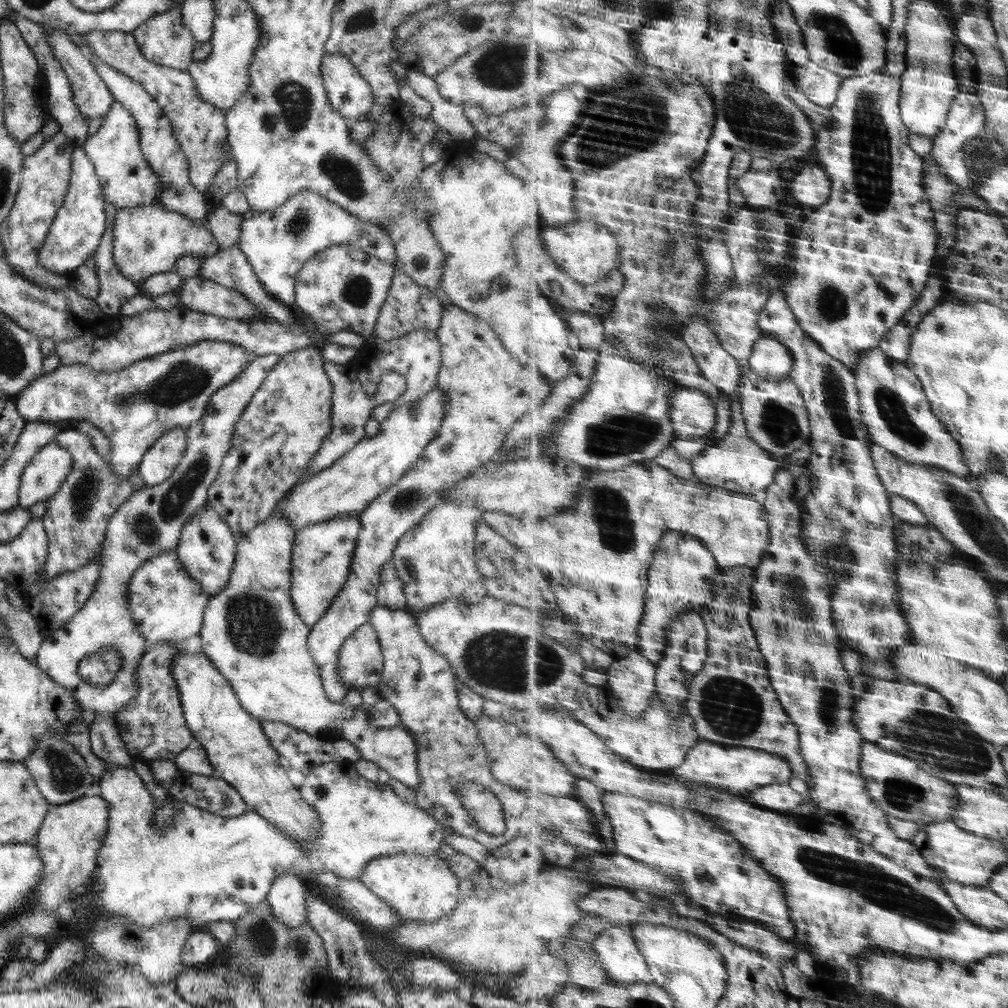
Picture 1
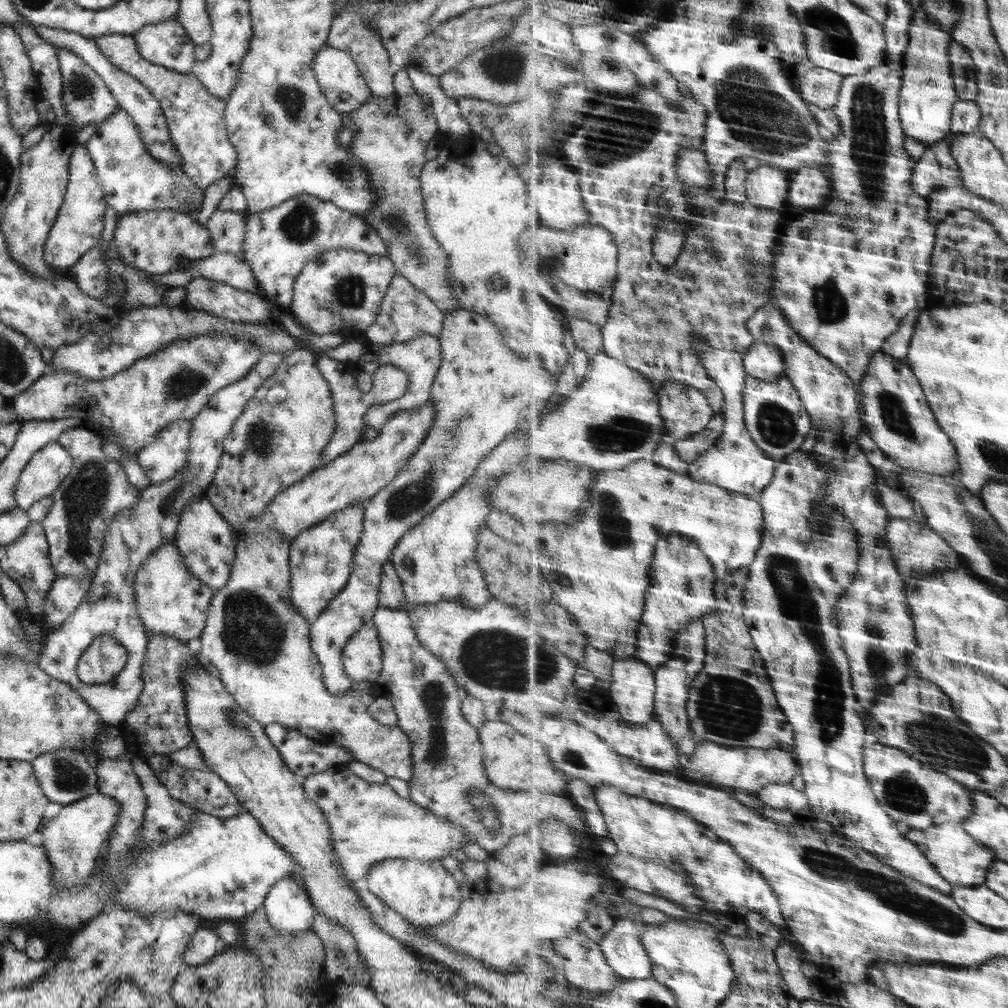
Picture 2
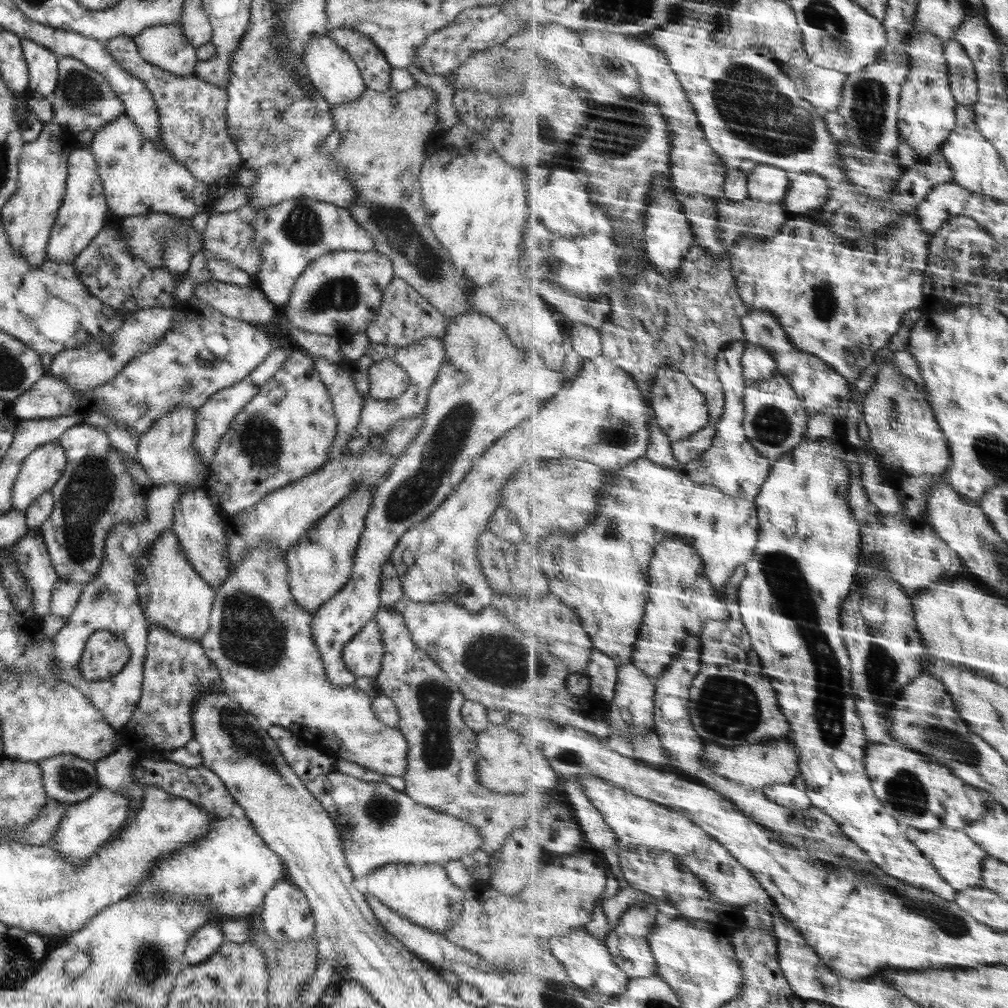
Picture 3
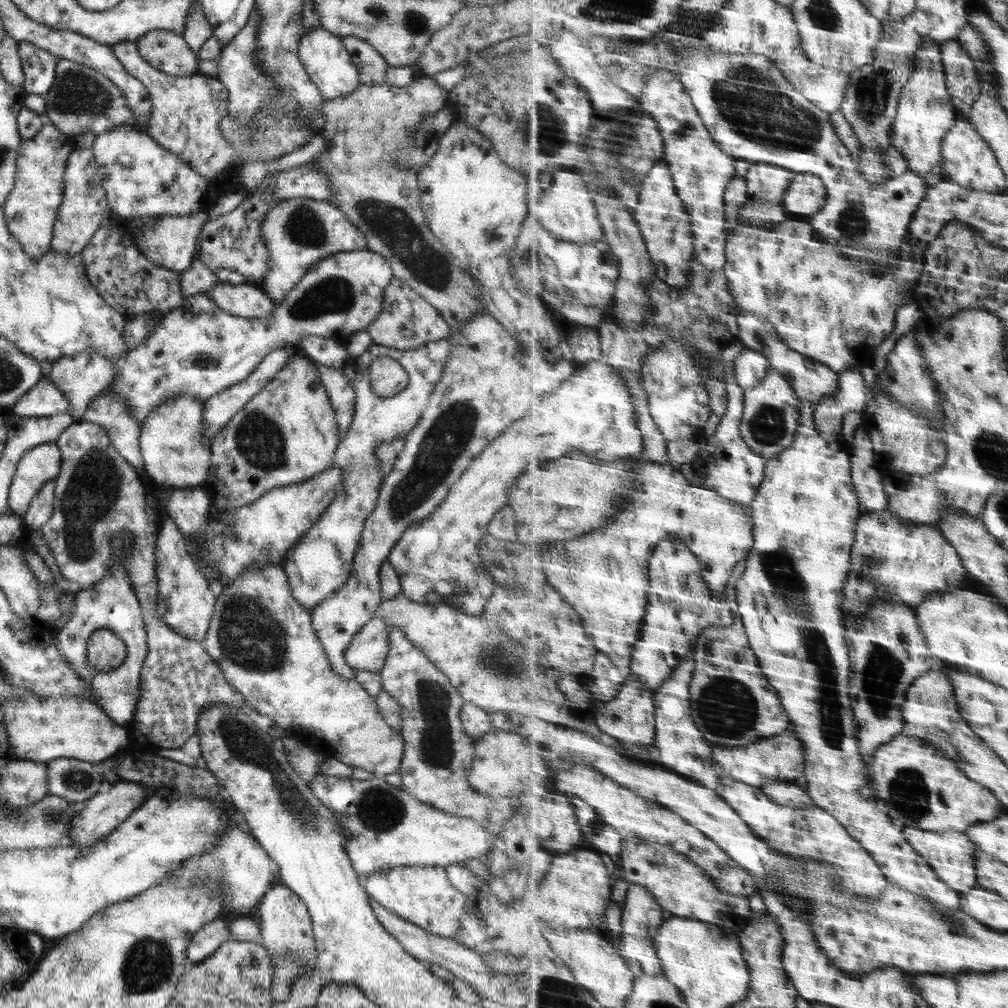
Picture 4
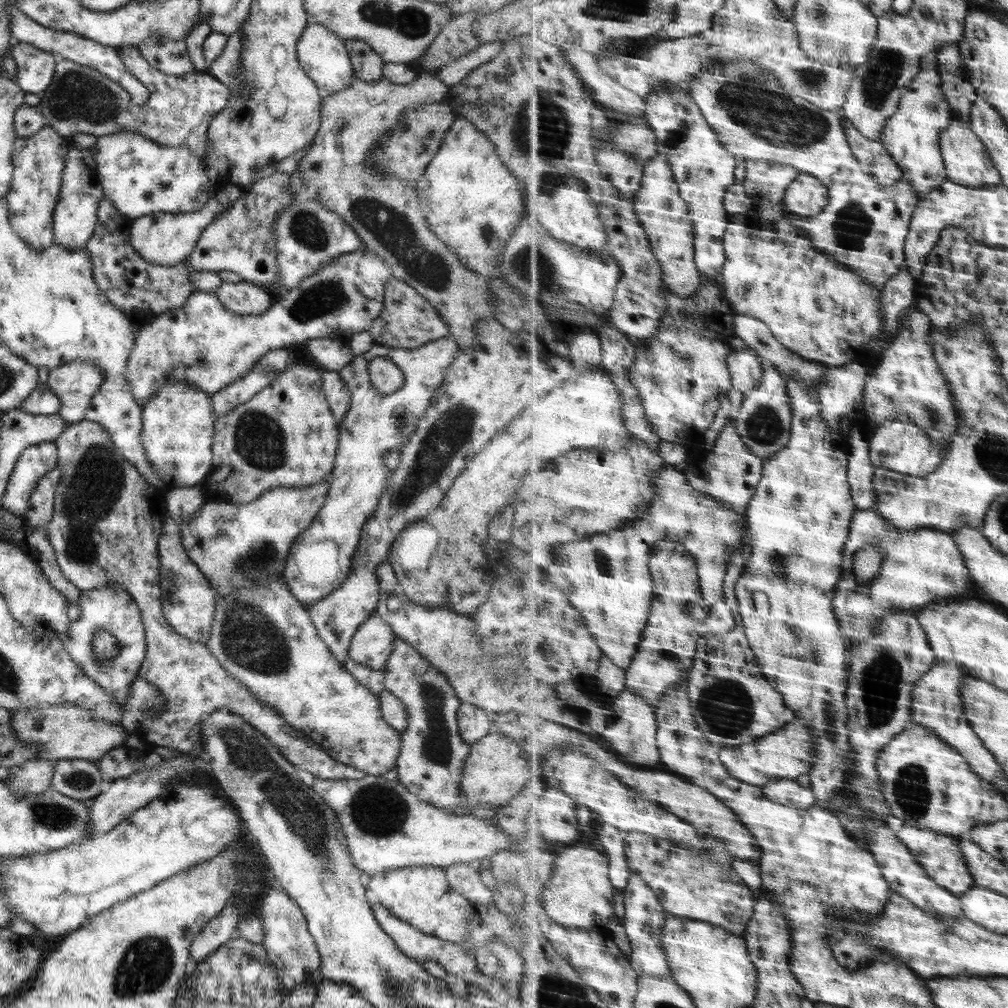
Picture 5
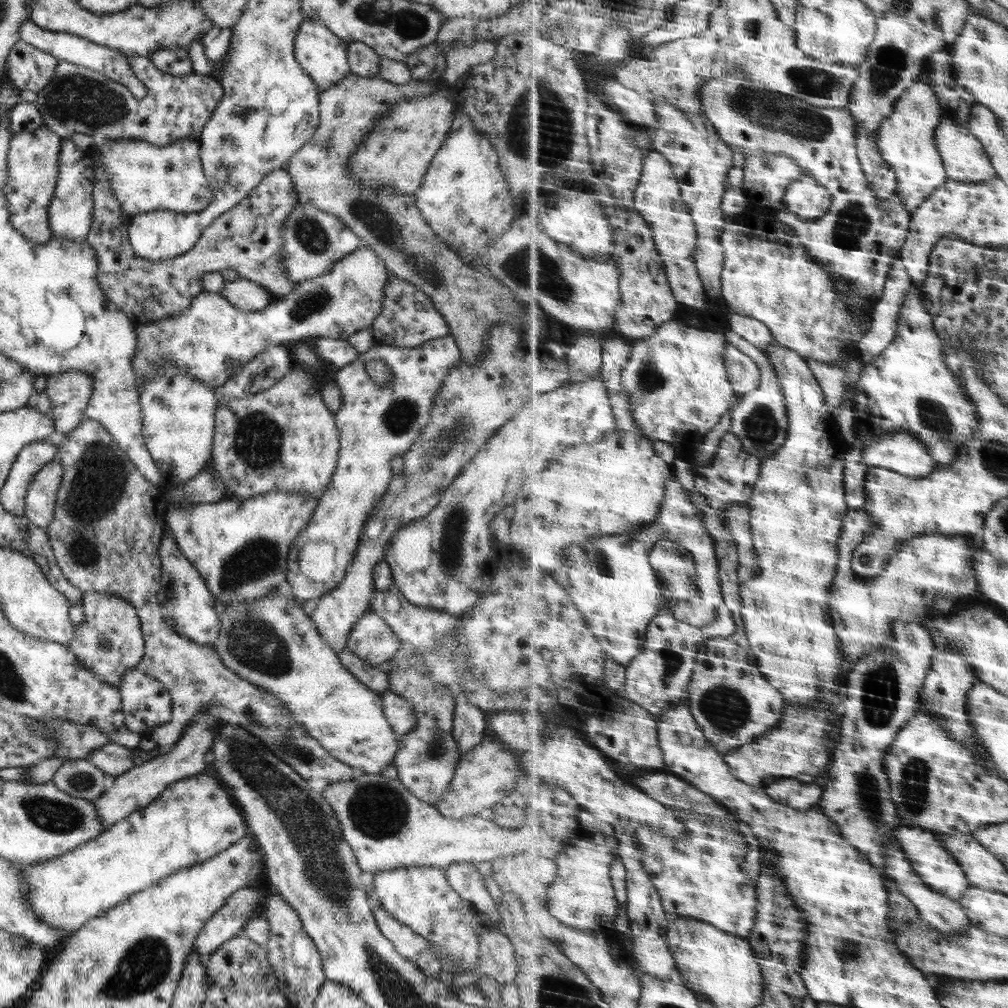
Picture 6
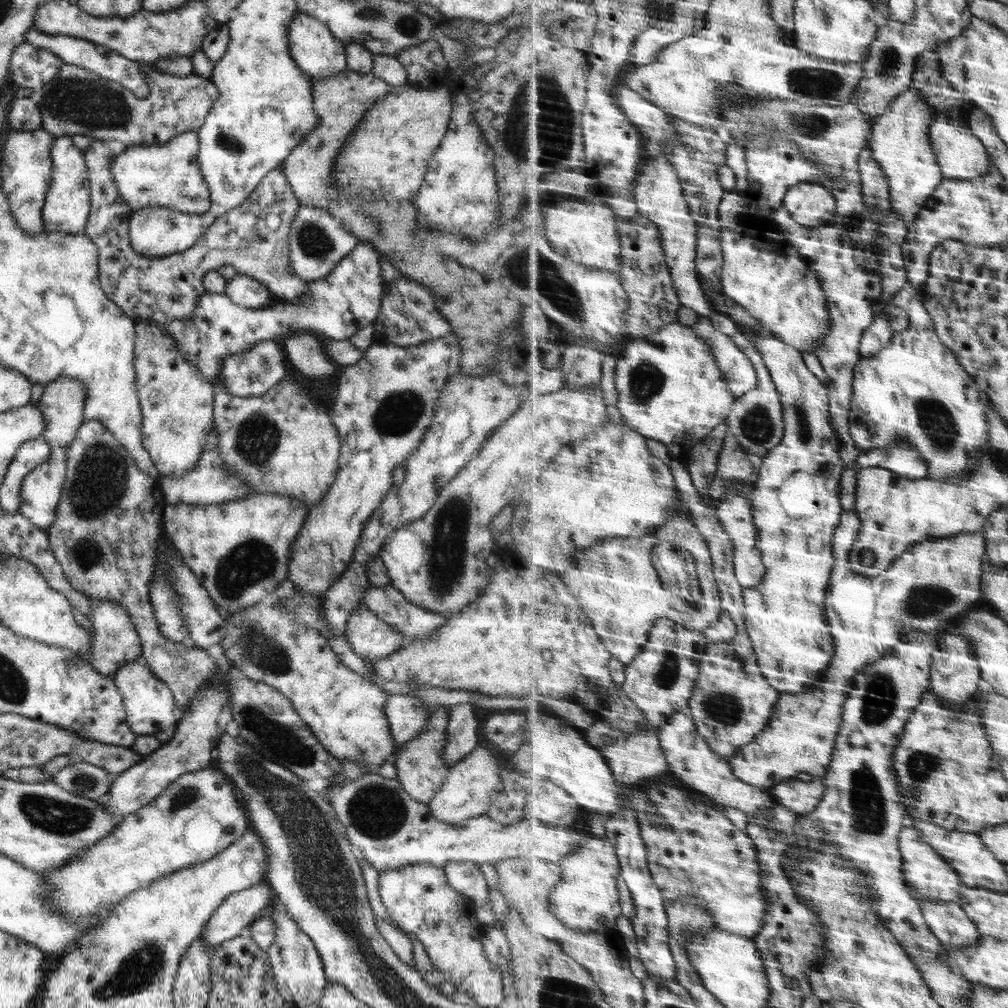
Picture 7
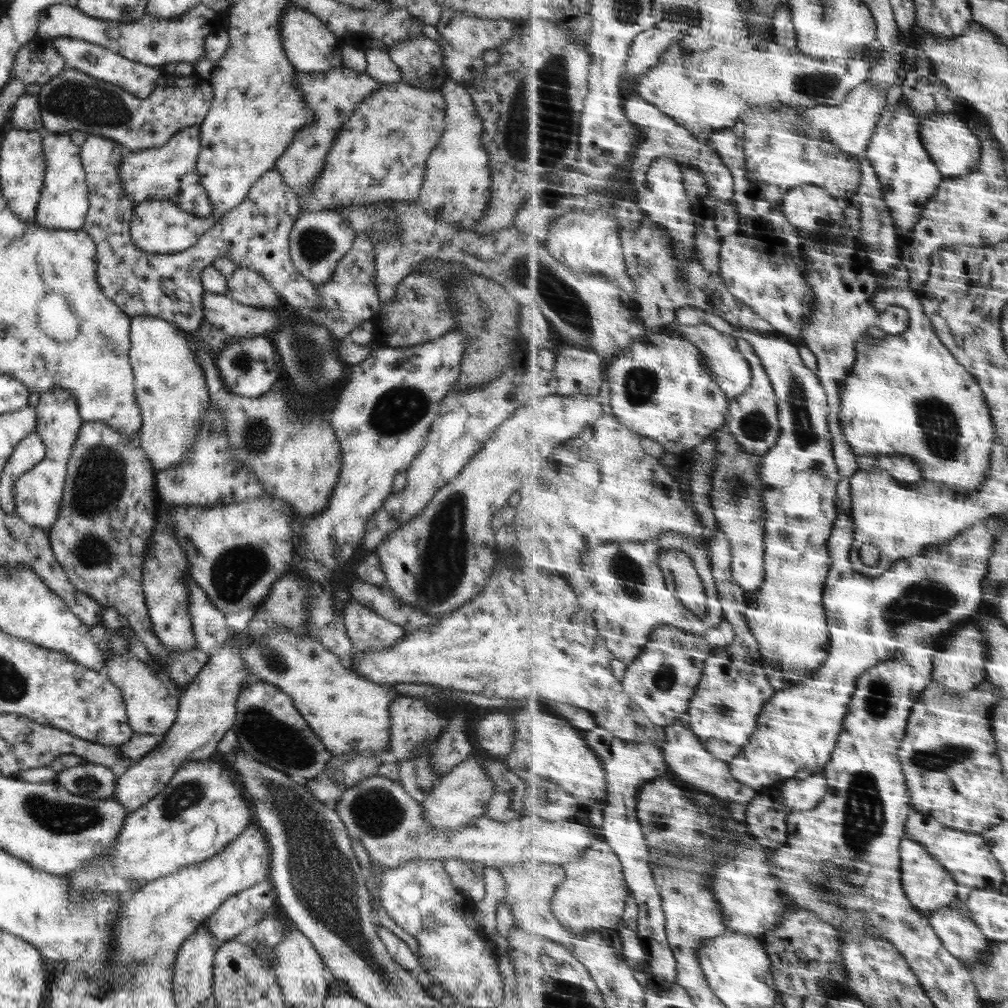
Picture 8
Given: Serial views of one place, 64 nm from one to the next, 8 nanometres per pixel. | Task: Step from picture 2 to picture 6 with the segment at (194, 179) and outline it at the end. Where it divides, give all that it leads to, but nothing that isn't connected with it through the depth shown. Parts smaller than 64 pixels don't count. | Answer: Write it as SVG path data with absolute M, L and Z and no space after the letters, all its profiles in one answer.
M128 54L125 58L129 61L129 68L137 80L145 85L147 92L144 98L135 99L122 84L113 82L88 68L83 69L61 60L55 66L53 76L47 81L43 90L37 93L37 100L33 102L41 115L42 124L63 138L68 138L73 133L91 136L94 145L120 138L136 138L158 147L171 144L173 141L180 141L183 138L198 140L205 121L223 96L223 89L216 79L211 75L205 76L193 72L173 76L158 71L147 58L135 54Z

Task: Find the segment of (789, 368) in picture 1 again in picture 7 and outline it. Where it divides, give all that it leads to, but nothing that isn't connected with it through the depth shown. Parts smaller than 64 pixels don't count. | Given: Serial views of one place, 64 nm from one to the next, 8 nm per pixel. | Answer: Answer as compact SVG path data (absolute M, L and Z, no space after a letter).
M704 316L697 324L692 325L691 329L712 346L712 353L717 358L719 369L735 398L747 394L757 386L757 369L733 342L731 336L724 334L723 330L715 329L712 321Z

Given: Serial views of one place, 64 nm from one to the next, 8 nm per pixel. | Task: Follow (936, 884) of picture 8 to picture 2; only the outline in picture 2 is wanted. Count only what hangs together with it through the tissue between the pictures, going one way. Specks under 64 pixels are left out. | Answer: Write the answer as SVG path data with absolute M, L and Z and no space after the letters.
M945 823L925 830L913 828L905 835L925 856L929 856L928 859L936 866L941 876L953 886L985 885L989 867L997 859L993 849L973 839L961 824Z

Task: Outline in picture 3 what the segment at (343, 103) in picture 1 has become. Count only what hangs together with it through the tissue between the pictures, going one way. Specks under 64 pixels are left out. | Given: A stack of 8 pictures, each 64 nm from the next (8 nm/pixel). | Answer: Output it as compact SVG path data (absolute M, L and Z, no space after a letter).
M328 32L327 35L313 37L313 40L310 40L305 45L305 48L302 50L302 63L305 65L306 78L310 80L310 84L327 104L338 105L361 98L366 86L360 72L351 60L348 52L339 48L330 39Z

